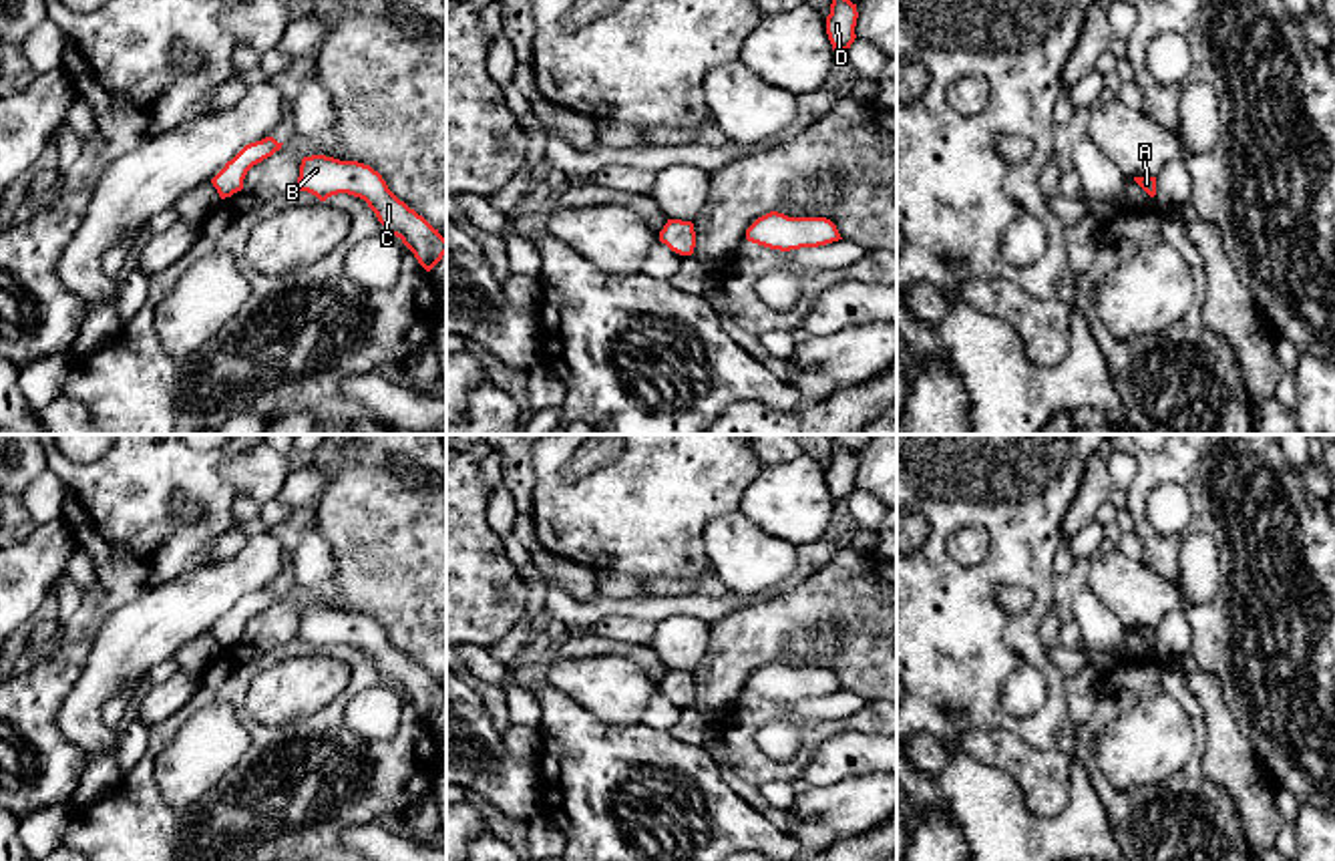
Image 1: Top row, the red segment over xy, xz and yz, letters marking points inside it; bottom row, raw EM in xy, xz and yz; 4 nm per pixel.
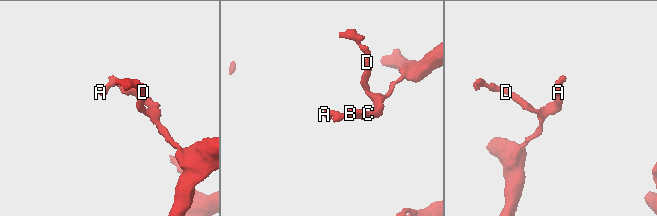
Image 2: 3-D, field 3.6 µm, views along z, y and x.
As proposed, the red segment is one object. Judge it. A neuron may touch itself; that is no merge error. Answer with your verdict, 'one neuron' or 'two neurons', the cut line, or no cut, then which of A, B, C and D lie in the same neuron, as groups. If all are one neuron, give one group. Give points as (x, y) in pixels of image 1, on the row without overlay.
one neuron; no cut; A B C D

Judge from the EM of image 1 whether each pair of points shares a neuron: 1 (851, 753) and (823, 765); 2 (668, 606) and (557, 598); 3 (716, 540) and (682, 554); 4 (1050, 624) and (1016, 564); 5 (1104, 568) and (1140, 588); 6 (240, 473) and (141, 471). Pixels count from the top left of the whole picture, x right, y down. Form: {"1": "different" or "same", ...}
{"1": "same", "2": "same", "3": "different", "4": "different", "5": "same", "6": "different"}

